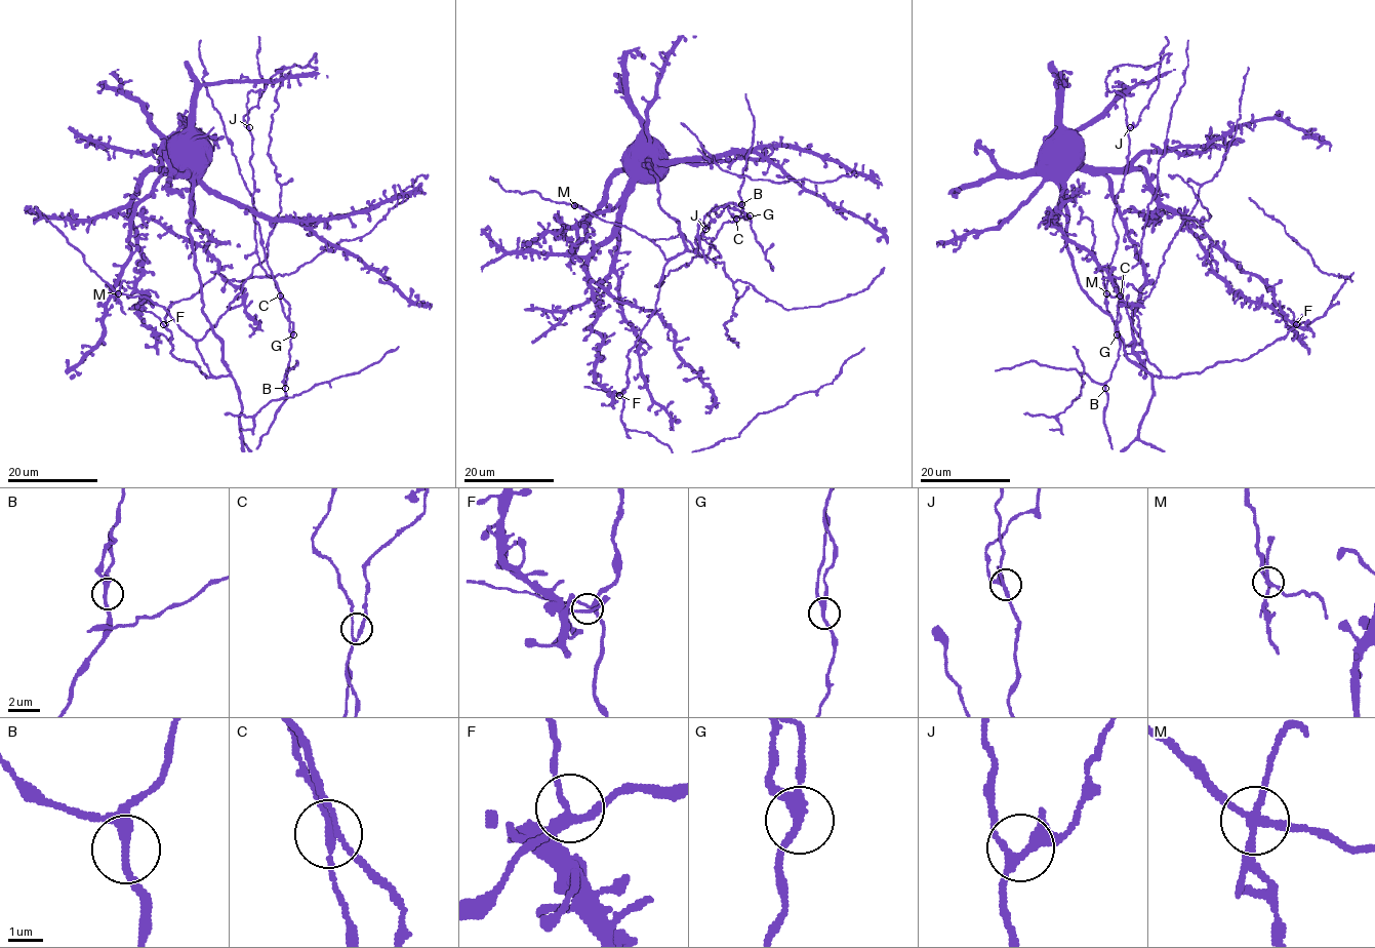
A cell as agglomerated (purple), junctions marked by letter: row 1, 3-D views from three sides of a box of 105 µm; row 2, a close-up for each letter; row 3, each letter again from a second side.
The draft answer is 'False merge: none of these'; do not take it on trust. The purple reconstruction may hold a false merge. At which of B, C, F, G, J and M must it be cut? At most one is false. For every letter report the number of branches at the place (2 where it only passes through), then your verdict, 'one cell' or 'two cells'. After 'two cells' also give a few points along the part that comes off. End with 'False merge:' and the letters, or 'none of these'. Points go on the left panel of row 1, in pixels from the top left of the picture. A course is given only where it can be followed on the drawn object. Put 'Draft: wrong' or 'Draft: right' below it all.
B: 3 branches meet; one cell
C: 4 branches meet; one cell
F: 3 branches meet; one cell
G: 3 branches meet; one cell
J: 4 branches meet; one cell
M: 4 branches meet; two cells; foreign part runs (119, 292), (121, 310), (125, 314)
False merge: M
Draft: wrong

